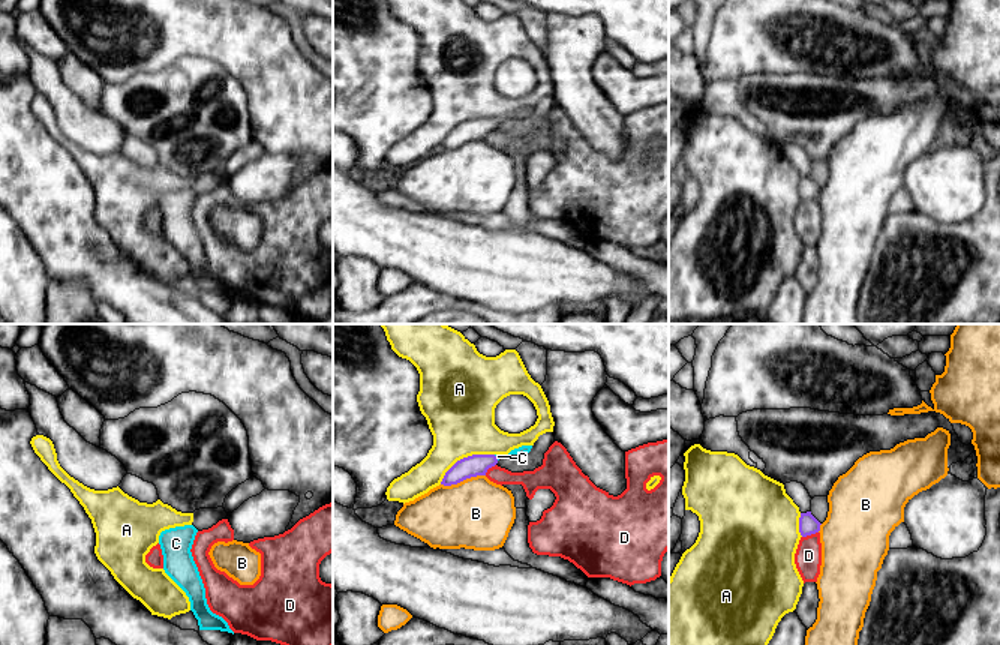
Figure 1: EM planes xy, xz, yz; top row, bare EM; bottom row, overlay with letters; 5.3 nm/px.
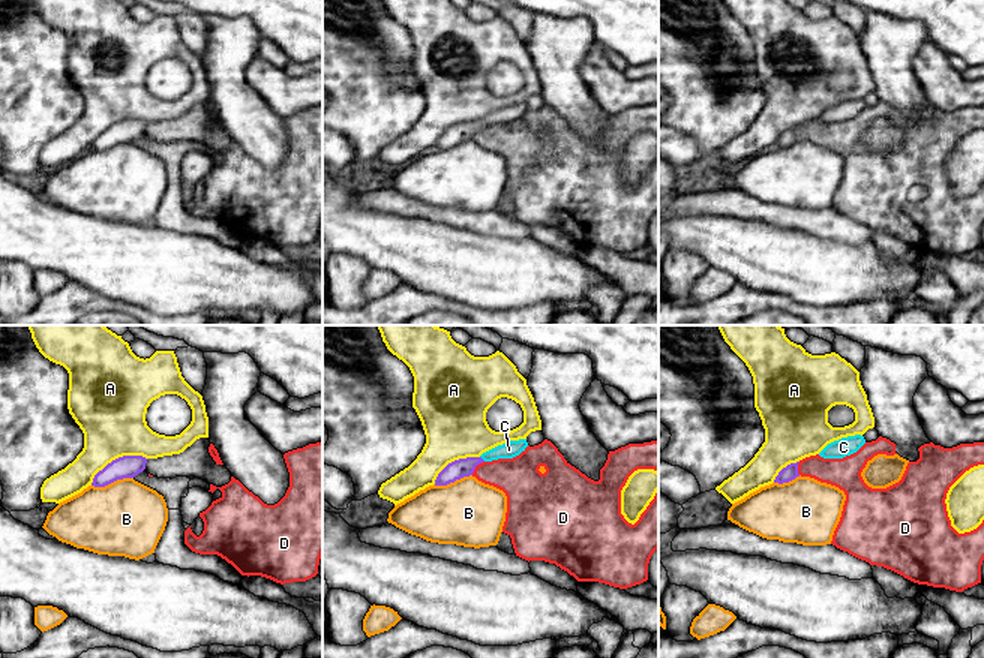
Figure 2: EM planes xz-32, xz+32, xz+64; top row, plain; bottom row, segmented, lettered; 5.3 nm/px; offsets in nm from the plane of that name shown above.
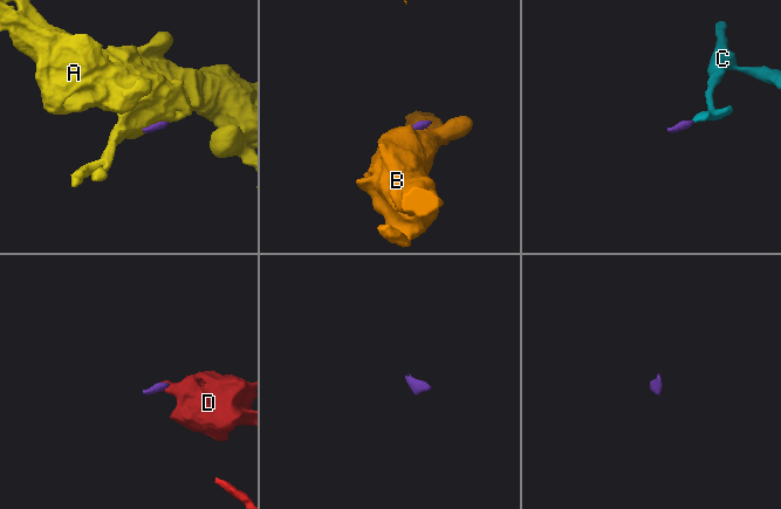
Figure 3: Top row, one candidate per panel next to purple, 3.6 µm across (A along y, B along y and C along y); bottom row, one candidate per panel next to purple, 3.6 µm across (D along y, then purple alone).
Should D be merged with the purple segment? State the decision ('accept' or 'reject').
reject

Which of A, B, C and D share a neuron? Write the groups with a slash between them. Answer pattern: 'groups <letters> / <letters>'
groups A / B / C / D

